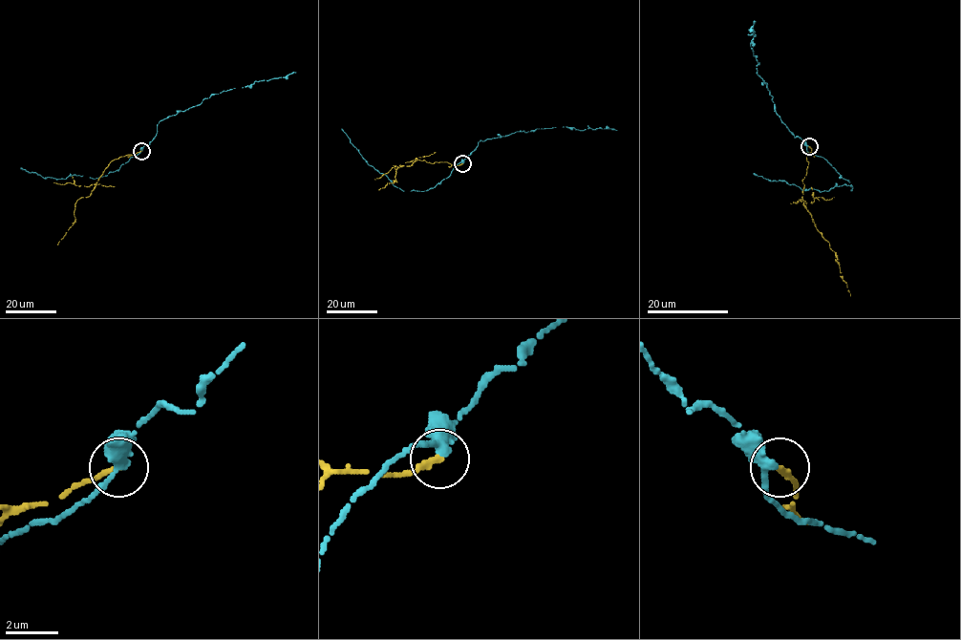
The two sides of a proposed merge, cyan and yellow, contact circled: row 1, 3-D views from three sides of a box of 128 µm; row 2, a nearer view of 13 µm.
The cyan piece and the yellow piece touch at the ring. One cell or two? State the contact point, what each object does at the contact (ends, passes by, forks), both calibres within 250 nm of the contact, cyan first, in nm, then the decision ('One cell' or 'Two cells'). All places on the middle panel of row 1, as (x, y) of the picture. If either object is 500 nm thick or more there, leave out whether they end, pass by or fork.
Place: (462, 163). At the ring cyan passes by. At the ring yellow ends. Thickness 320 nm (cyan) against 260 nm. Two cells

